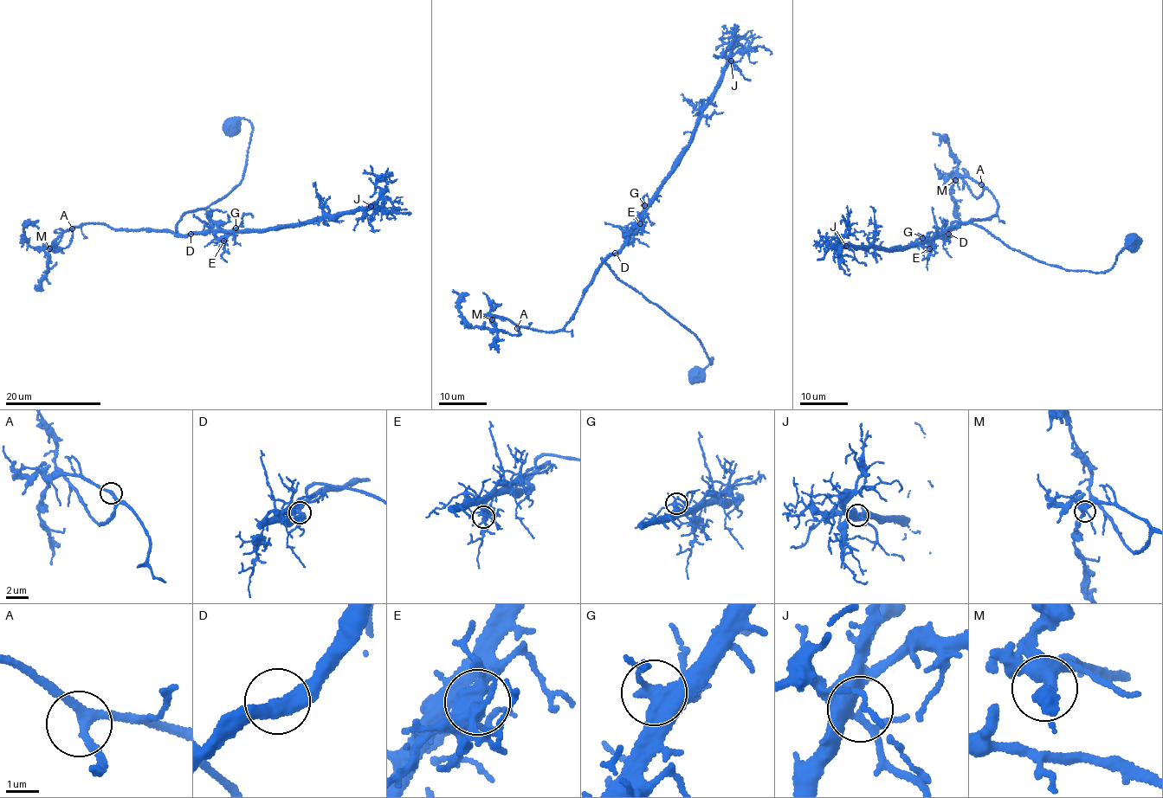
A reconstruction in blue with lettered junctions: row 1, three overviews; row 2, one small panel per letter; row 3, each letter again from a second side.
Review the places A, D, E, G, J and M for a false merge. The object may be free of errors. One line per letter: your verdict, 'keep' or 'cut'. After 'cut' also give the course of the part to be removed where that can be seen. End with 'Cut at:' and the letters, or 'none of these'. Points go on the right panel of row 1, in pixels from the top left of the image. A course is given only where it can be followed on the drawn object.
A: keep
D: keep
E: keep
G: keep
J: keep
M: keep
Cut at: none of these

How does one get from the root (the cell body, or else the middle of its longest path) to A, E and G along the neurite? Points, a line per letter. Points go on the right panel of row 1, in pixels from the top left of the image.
A: (947, 237), (947, 232), (958, 224), (985, 219), (995, 214), (998, 206), (995, 199), (981, 184)
E: (947, 237), (937, 237), (929, 248)
G: (947, 237), (937, 237), (929, 241), (922, 238)

